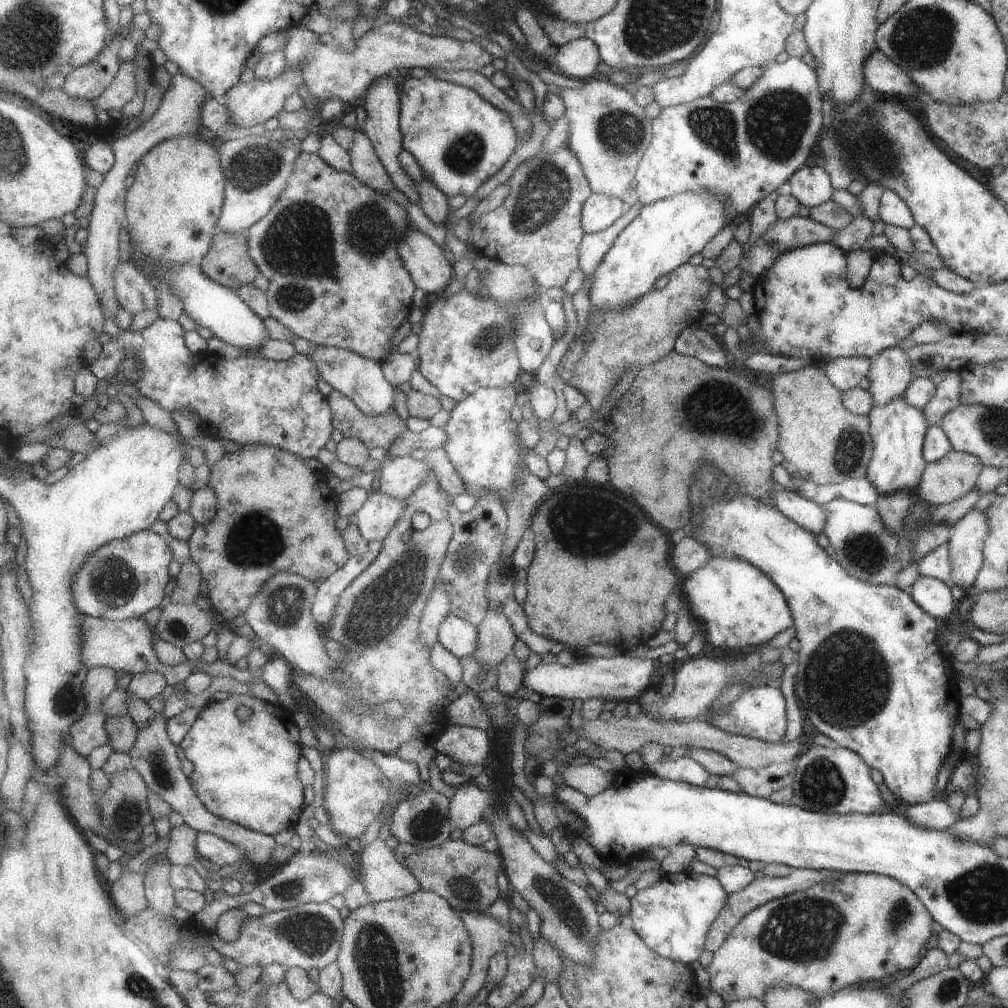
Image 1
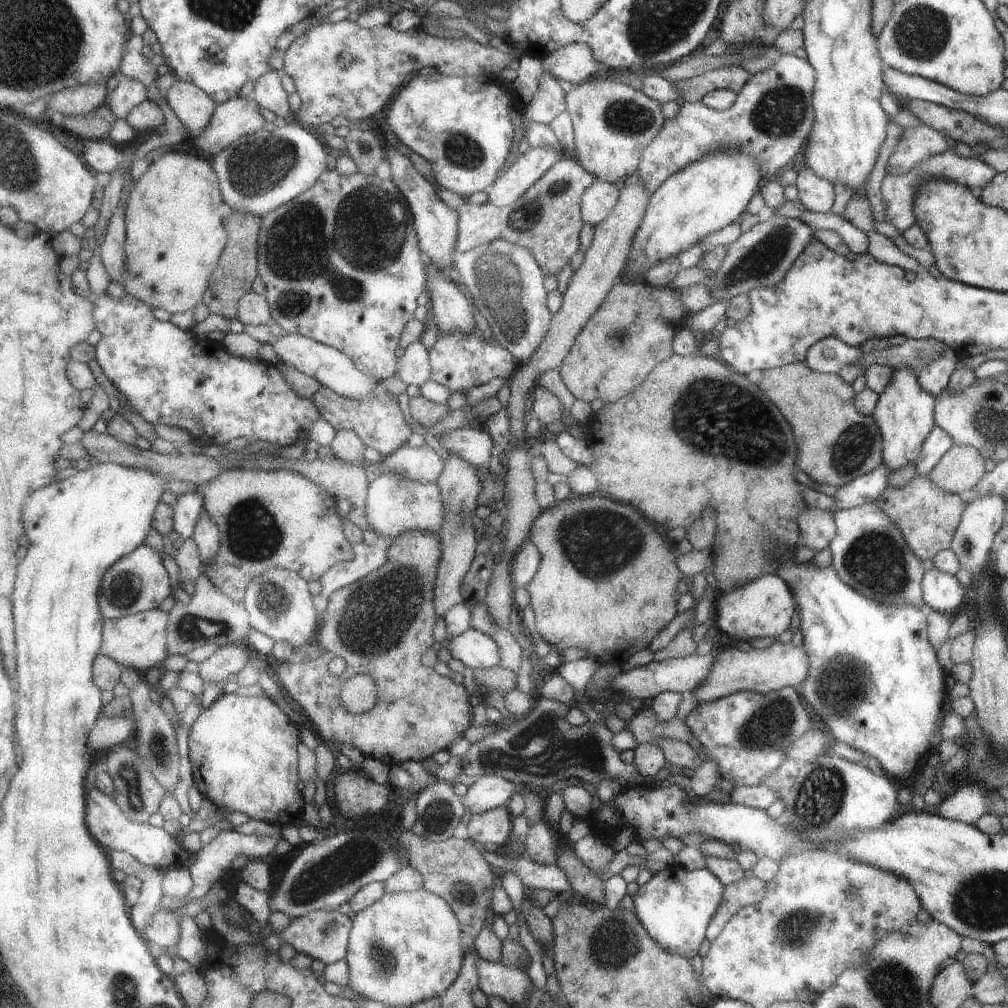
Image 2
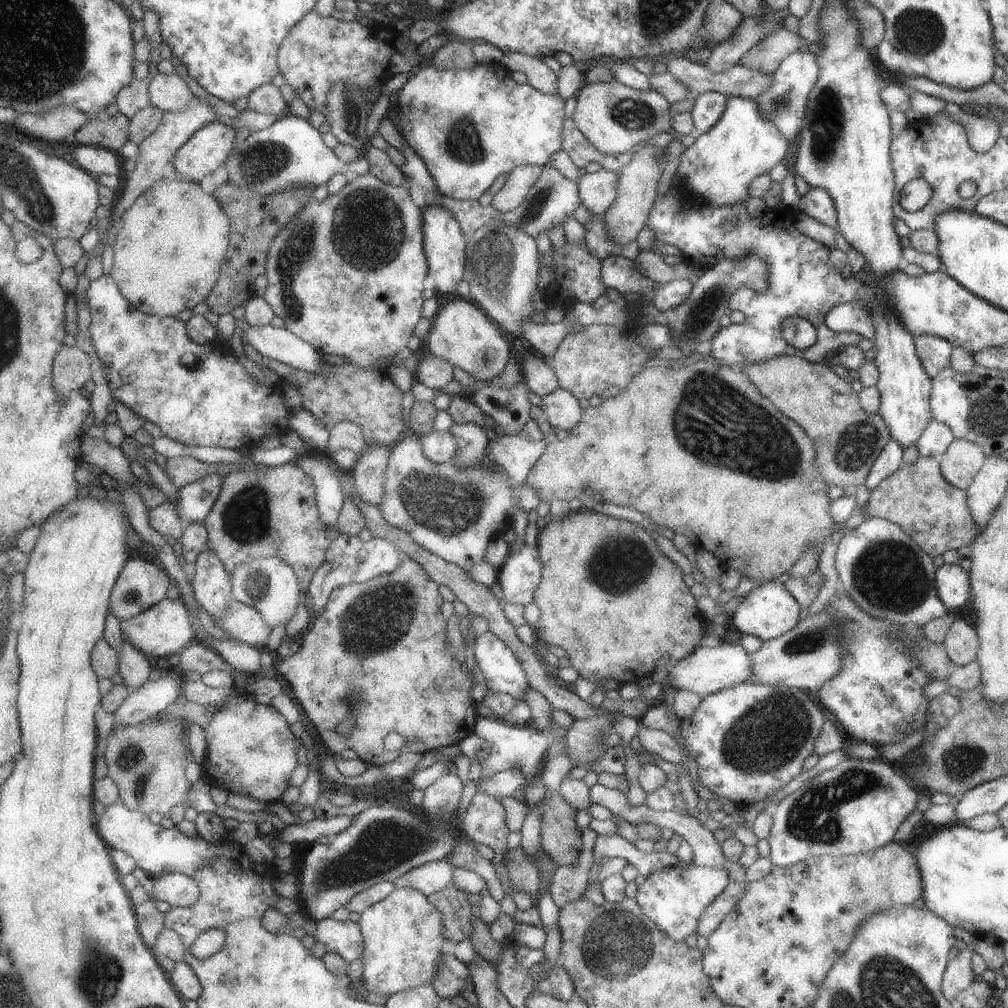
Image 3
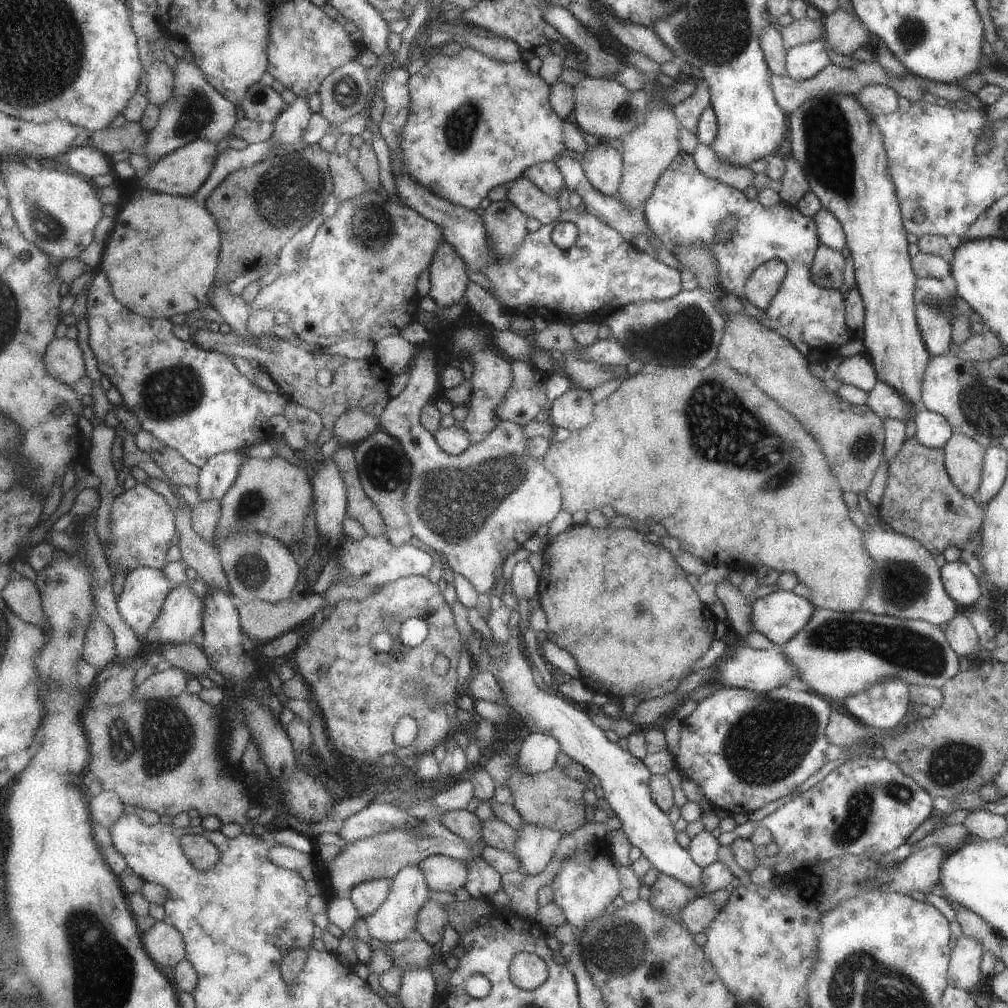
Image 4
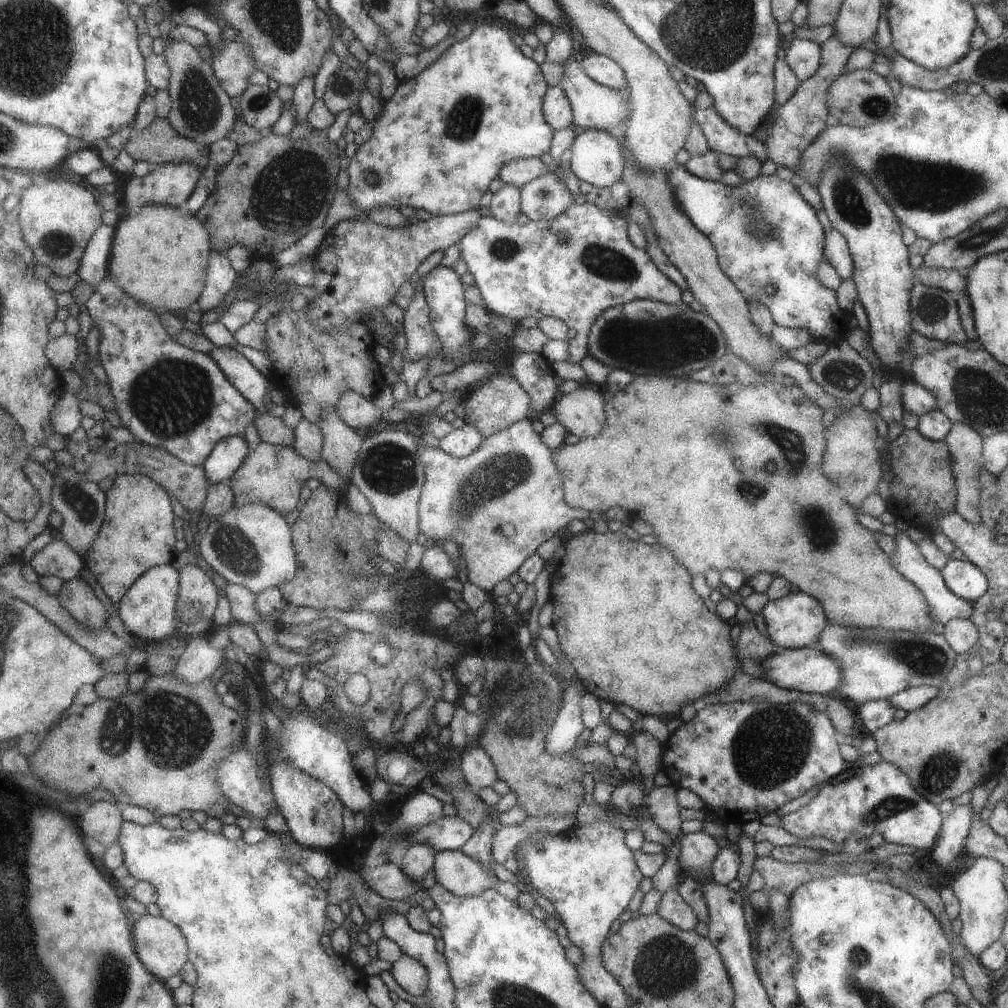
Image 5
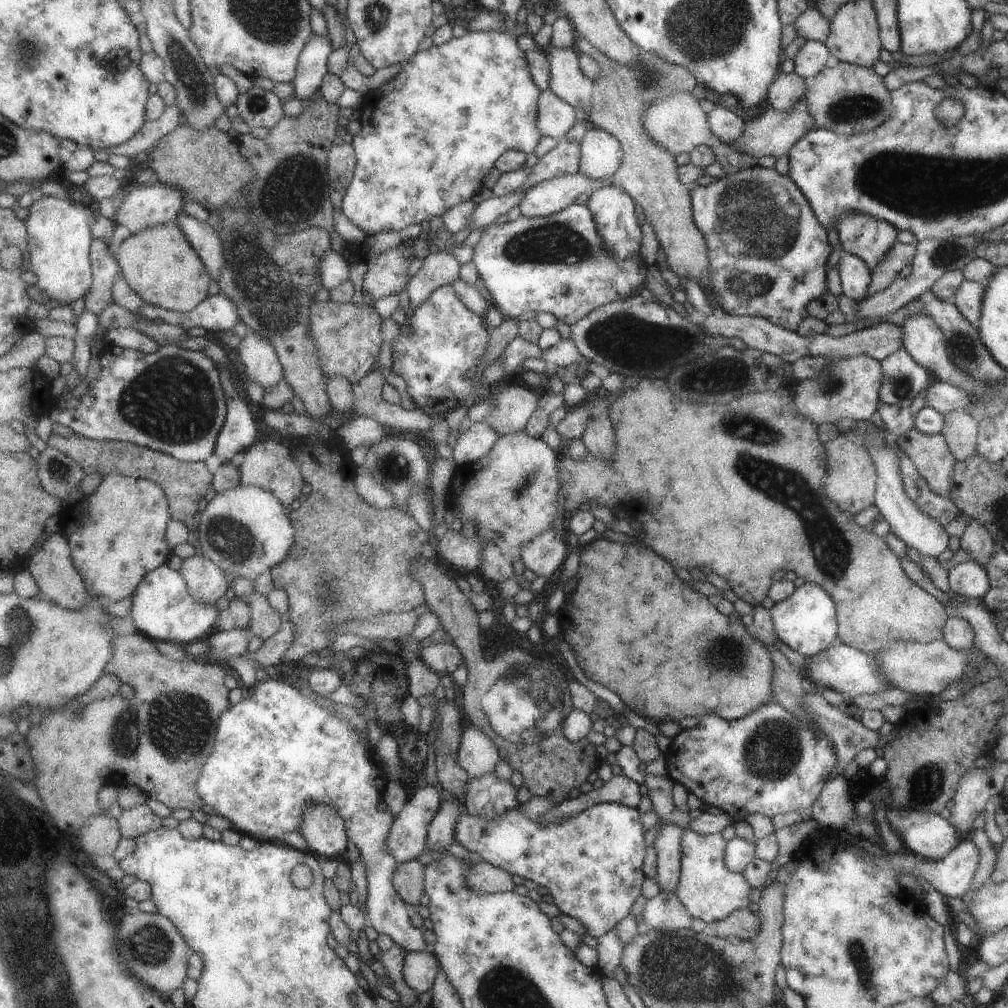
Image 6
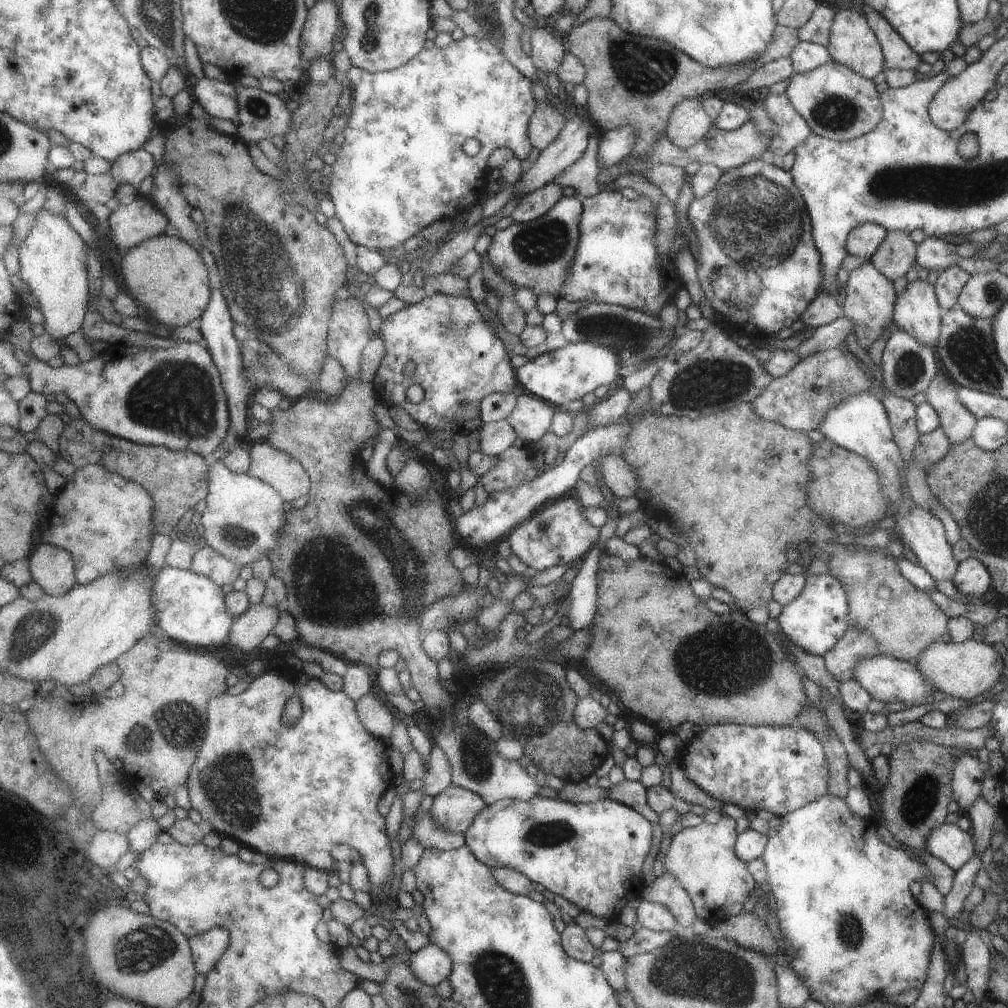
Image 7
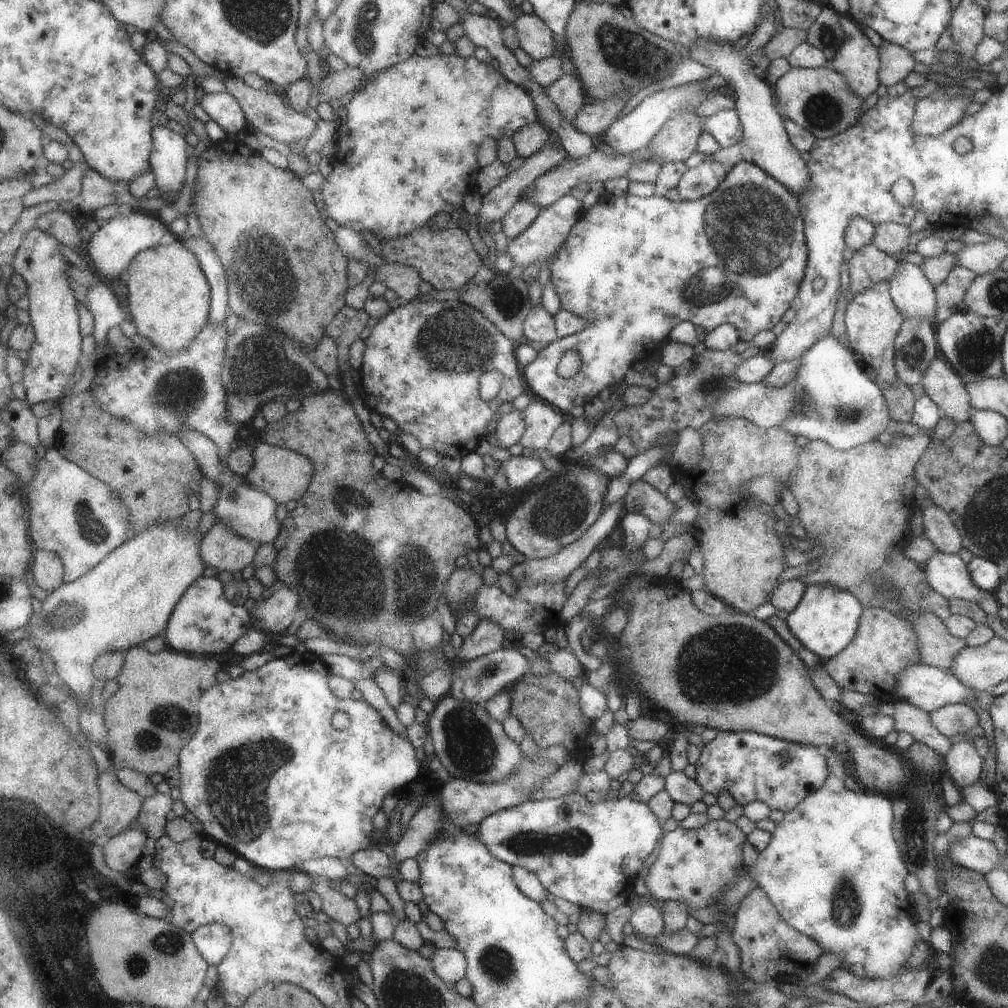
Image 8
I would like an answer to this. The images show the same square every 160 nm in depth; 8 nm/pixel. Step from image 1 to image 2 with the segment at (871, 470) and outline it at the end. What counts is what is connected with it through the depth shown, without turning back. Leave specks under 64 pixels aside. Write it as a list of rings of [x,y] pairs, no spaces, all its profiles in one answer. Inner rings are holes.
[[[893,369],[891,382],[881,391],[871,418],[880,434],[880,464],[891,473],[913,465],[921,445],[929,431],[934,427],[933,411],[935,399],[919,388],[916,376],[911,369]]]

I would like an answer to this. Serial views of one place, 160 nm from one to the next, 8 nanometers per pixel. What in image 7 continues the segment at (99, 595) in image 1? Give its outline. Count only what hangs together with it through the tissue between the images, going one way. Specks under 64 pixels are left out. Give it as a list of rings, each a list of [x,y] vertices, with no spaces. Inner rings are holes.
[[[165,565],[154,584],[154,602],[157,610],[157,624],[165,634],[187,648],[211,646],[227,647],[230,632],[237,618],[229,612],[226,595],[221,586],[208,576],[194,573],[191,569],[178,569]]]

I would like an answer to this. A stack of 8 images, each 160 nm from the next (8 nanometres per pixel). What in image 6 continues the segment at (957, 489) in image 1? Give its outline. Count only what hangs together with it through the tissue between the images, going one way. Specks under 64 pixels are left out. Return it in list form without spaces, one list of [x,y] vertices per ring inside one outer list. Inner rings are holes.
[[[967,411],[943,413],[942,431],[944,441],[955,461],[965,460],[976,452],[978,422]],[[969,521],[959,536],[958,545],[981,566],[994,549],[993,539],[983,525]]]

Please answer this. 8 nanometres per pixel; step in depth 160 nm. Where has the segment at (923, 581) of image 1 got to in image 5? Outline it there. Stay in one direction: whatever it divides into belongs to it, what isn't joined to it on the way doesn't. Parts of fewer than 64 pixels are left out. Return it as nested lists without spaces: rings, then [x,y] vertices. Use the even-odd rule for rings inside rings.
[[[949,559],[943,566],[941,576],[947,590],[971,603],[987,590],[983,572],[971,562]]]

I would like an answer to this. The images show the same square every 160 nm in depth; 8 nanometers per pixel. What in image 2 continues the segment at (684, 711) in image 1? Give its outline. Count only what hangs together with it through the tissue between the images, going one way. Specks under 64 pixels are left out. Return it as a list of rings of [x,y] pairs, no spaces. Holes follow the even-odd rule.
[[[776,640],[767,648],[747,650],[747,652],[733,646],[716,656],[707,678],[686,695],[701,704],[718,701],[739,691],[768,693],[787,686],[795,688],[801,684],[807,665],[804,649],[793,648],[790,643],[783,645]]]

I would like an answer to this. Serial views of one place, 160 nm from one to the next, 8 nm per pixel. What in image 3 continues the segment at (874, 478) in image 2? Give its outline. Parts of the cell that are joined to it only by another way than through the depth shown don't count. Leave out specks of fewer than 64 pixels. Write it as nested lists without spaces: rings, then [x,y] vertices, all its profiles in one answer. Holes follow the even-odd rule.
[[[889,439],[875,457],[865,480],[865,488],[873,490],[884,478],[893,474],[902,463],[902,446]]]

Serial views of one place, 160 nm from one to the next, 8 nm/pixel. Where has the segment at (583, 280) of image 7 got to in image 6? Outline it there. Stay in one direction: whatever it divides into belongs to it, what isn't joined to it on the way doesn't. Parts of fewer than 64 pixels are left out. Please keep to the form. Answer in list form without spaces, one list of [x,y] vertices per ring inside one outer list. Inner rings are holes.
[[[611,185],[601,187],[592,194],[589,194],[587,206],[595,215],[595,222],[598,226],[600,237],[603,237],[604,247],[618,261],[626,261],[633,257],[639,257],[641,248],[641,224],[637,222],[635,212],[636,200],[621,187]]]

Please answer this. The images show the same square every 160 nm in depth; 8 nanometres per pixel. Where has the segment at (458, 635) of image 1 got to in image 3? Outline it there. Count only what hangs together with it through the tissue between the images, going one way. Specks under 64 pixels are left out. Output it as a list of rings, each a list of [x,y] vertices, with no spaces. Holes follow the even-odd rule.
[[[491,630],[475,638],[472,647],[476,664],[492,692],[507,693],[526,702],[526,692],[533,689],[516,654]]]

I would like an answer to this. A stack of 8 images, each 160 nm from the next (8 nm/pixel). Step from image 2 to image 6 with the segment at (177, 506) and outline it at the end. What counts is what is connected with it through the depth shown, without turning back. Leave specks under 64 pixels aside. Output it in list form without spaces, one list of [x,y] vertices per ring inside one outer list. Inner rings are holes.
[[[237,396],[228,401],[226,424],[223,425],[222,432],[218,436],[214,454],[221,464],[227,464],[239,452],[245,453],[250,449],[257,442],[257,436],[259,436],[257,420],[251,414],[249,404]]]

